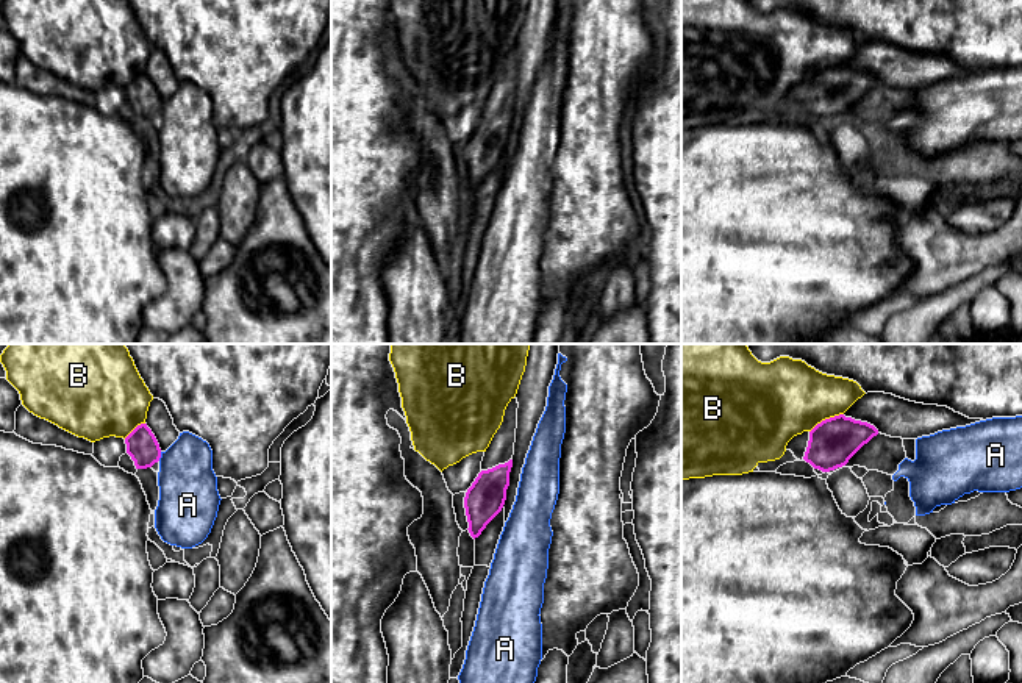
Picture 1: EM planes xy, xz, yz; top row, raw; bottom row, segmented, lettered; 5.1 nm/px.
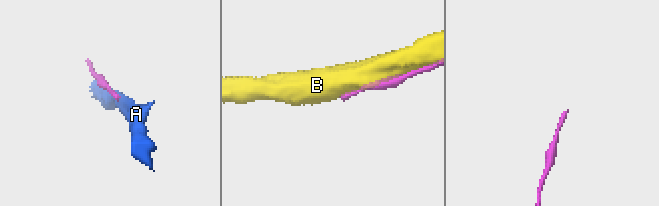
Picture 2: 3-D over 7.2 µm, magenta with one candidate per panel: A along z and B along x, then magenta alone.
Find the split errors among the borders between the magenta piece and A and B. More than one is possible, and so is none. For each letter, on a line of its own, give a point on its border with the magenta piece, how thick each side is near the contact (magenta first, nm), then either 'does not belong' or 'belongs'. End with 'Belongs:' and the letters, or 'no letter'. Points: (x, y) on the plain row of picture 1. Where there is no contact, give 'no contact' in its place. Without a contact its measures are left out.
A: xy (160, 107) | 160/300 nm | does not belong
B: yz (825, 69) | 240/400 nm | does not belong
Belongs: no letter

